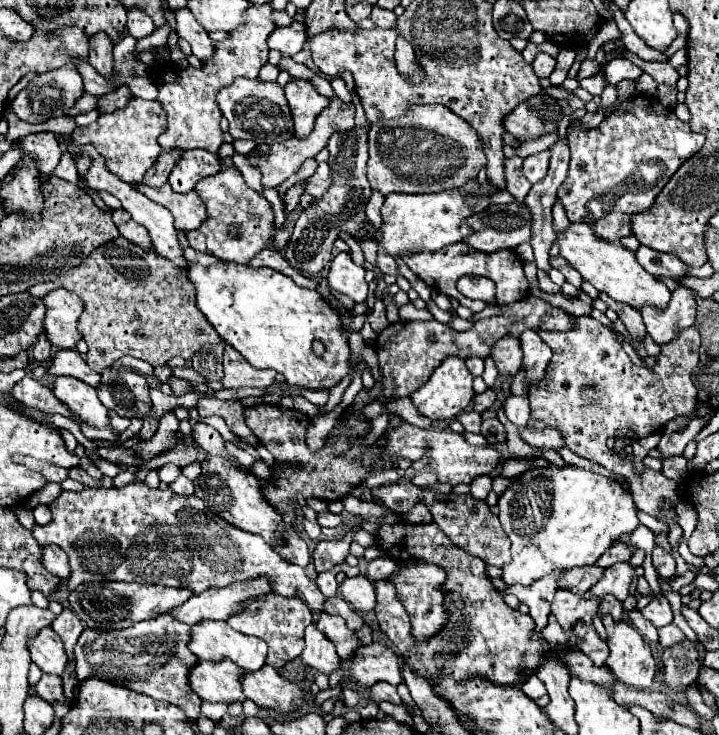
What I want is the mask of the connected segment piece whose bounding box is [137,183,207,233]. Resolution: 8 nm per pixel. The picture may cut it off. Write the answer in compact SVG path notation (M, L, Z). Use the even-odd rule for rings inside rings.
M169 183L163 185L161 189L155 189L155 187L147 187L147 185L137 185L137 191L141 191L143 195L147 195L149 199L153 199L155 203L167 207L175 219L175 227L179 231L195 231L201 227L201 223L205 221L205 213L207 213L207 207L205 203L201 201L201 197L191 191L191 193L175 193Z

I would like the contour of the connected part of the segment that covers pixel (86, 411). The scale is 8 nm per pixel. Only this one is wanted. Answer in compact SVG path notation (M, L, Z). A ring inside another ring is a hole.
M57 377L53 381L53 393L59 401L63 401L73 413L77 413L91 427L107 427L107 409L97 399L95 387L81 383L75 377Z

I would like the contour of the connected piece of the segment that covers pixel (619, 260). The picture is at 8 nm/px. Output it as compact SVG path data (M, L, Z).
M571 223L571 227L557 237L561 245L561 255L571 263L573 269L581 273L585 281L589 281L597 291L605 291L611 299L631 305L633 309L641 311L645 305L651 305L663 311L671 299L671 291L661 283L655 275L647 273L635 259L631 251L621 245L605 243L593 235L593 231L585 223Z

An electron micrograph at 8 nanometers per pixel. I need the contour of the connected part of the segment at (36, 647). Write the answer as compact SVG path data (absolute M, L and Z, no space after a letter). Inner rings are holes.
M45 627L37 639L29 641L29 651L31 651L31 661L49 675L63 675L67 667L67 655L63 649L61 639L51 627Z

